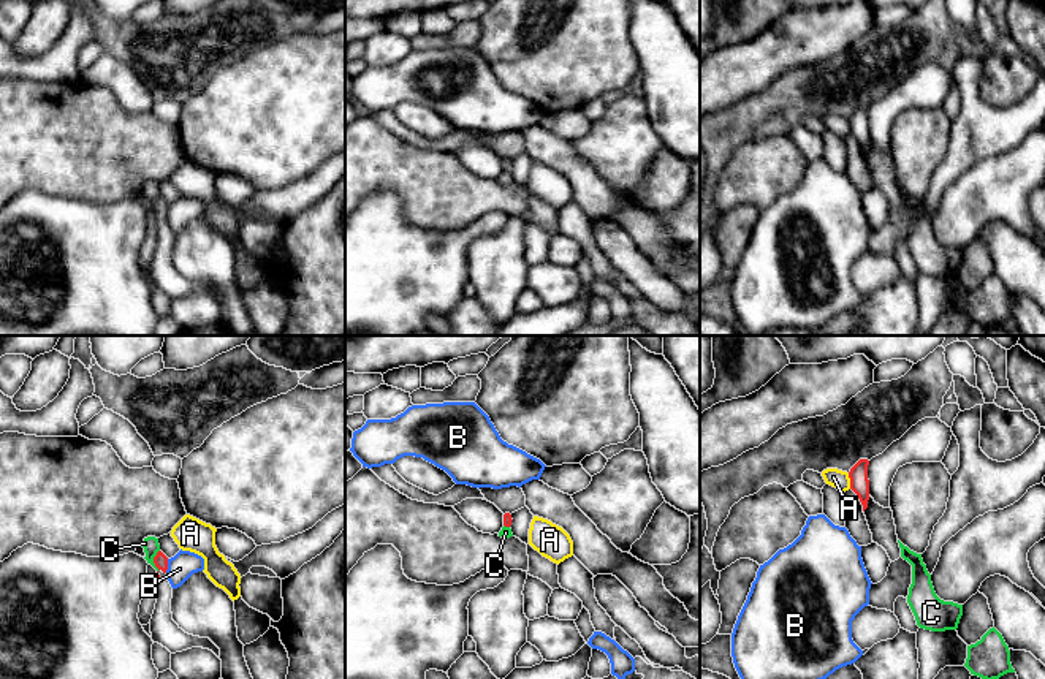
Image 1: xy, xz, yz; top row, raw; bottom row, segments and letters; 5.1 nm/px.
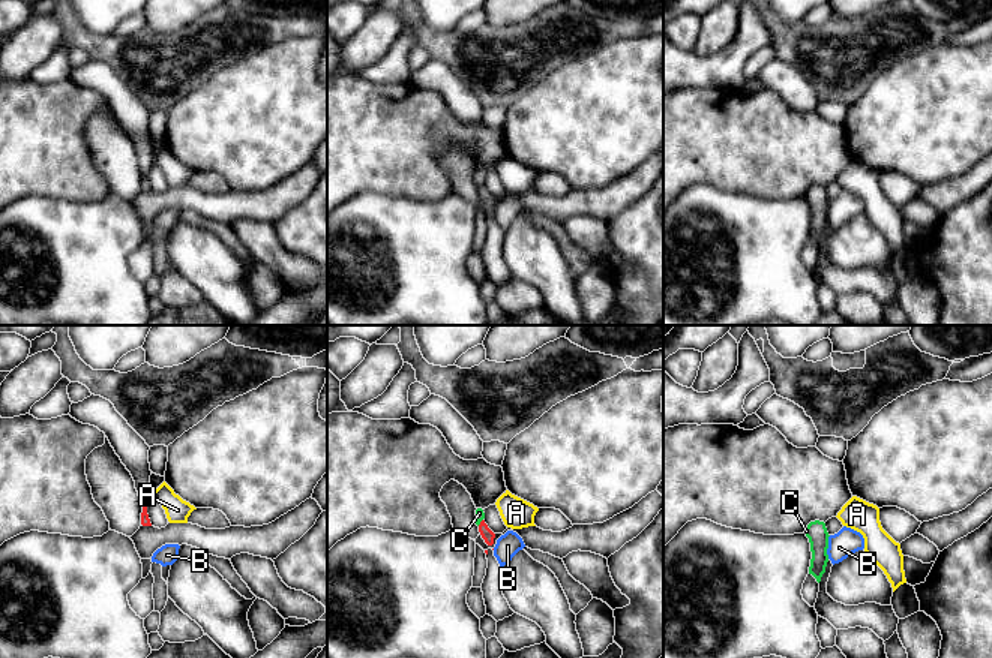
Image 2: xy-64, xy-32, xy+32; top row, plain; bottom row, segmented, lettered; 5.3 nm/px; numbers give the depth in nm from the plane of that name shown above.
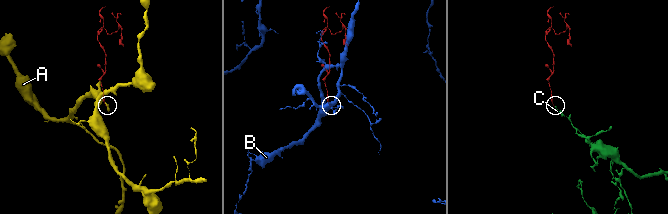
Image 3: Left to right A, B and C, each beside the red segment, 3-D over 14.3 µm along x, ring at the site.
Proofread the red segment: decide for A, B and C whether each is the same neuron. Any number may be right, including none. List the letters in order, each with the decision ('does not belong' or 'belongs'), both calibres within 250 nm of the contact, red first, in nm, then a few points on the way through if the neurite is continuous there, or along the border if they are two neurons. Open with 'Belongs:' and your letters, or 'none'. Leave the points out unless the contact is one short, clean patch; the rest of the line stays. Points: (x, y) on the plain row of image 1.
Belongs: none
A: does not belong | 100/90 nm | along yz (847, 119), (851, 133)
B: does not belong | 70/140 nm | along xy (168, 204), (165, 217)
C: does not belong | 70/80 nm | along xy (159, 195), (154, 203), (157, 217)

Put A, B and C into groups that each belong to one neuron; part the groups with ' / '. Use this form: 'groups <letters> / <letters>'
groups A / B / C

